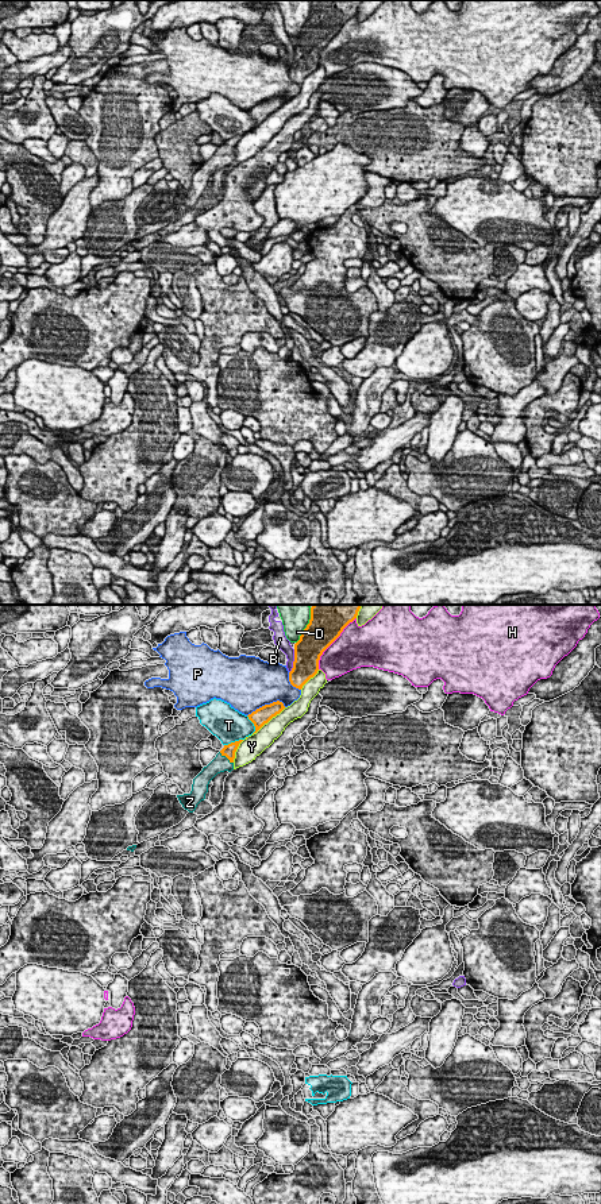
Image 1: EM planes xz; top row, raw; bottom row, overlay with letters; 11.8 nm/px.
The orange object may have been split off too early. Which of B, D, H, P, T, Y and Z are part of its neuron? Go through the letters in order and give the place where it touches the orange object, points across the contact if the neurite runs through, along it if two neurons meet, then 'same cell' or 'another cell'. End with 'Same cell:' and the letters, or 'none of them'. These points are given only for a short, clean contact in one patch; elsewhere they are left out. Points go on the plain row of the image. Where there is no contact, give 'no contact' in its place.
B: contact xz (293, 57); another cell
D: contact xz (307, 20); another cell
H: contact xz (332, 37); another cell
P: contact xz (266, 100); another cell
T: contact xz (254, 120); another cell
Y: contact xz (269, 115); another cell
Z: contact xz (226, 151); way xz (228, 146), (226, 151), (220, 158); same cell
Same cell: Z

